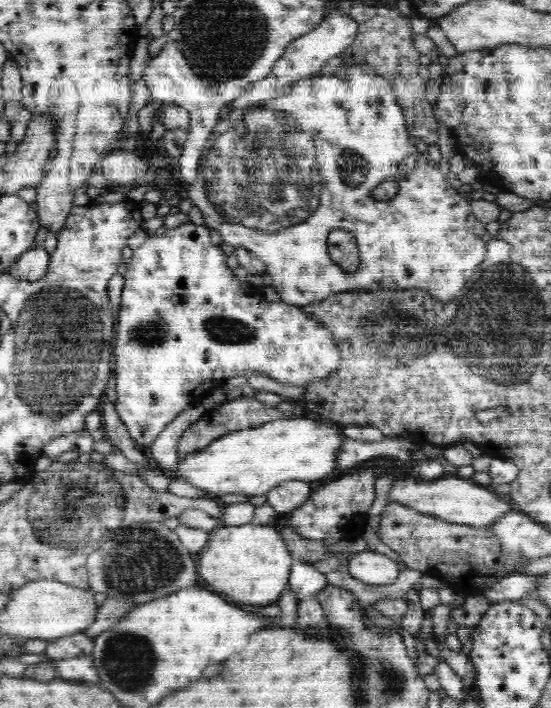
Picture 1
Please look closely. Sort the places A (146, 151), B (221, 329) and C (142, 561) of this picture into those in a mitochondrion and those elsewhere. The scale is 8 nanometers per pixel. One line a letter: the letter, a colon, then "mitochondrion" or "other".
A: other
B: mitochondrion
C: mitochondrion

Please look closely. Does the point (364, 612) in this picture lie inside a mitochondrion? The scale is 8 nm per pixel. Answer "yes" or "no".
no

